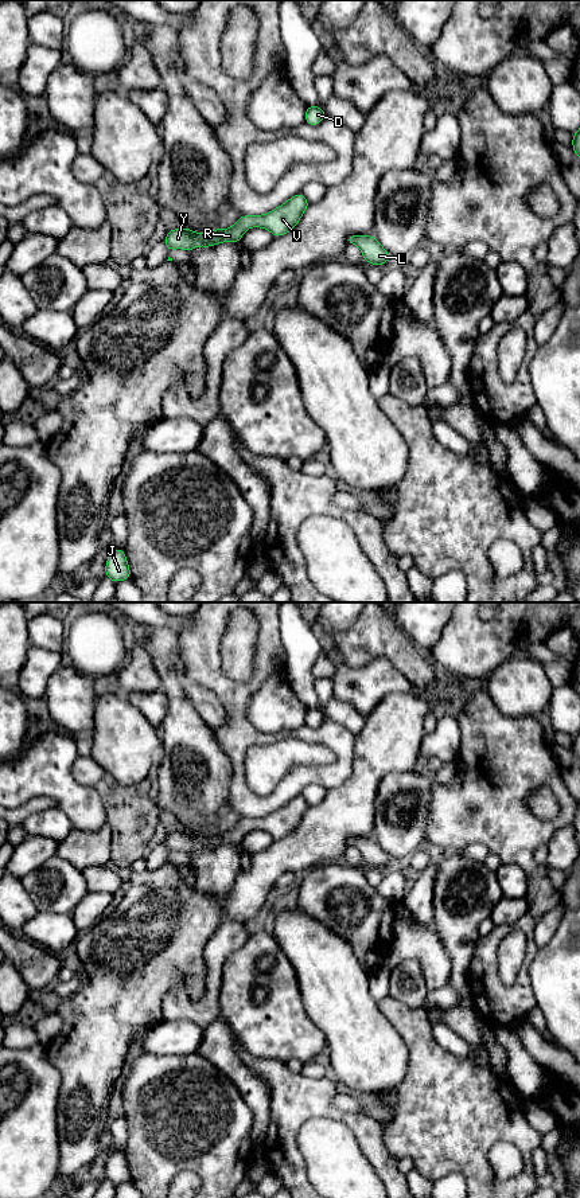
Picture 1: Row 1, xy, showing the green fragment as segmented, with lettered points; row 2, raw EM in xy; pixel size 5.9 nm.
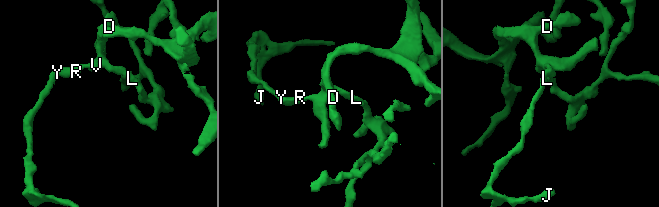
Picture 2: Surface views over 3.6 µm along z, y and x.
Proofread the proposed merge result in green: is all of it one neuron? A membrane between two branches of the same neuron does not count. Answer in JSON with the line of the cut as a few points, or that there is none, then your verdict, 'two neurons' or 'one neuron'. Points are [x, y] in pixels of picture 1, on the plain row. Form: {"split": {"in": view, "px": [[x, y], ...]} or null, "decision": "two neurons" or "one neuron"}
{"split": null, "decision": "one neuron"}

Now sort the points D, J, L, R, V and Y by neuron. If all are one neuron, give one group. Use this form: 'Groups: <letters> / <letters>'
Groups: D J L R V Y

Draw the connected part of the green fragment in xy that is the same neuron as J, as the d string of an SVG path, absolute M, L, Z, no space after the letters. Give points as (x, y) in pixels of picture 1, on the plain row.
M116 1151L109 1155L105 1174L106 1174L106 1179L114 1185L120 1185L122 1182L131 1181L128 1163L125 1155L121 1151Z

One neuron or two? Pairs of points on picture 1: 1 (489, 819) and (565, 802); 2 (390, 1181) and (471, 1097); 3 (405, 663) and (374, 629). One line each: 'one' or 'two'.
1: one
2: two
3: one

